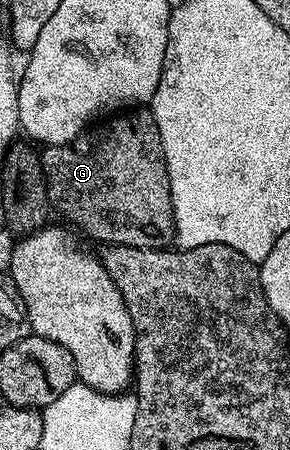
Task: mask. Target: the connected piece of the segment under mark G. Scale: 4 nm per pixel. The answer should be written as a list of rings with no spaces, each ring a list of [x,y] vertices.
[[[128,110],[105,120],[108,121],[97,132],[85,130],[68,144],[54,144],[43,149],[49,201],[55,211],[57,208],[65,212],[77,224],[75,227],[81,233],[84,231],[96,240],[104,240],[100,242],[105,245],[121,244],[135,248],[164,248],[171,245],[176,230],[172,217],[172,195],[164,152],[160,149],[162,138],[151,111]]]

